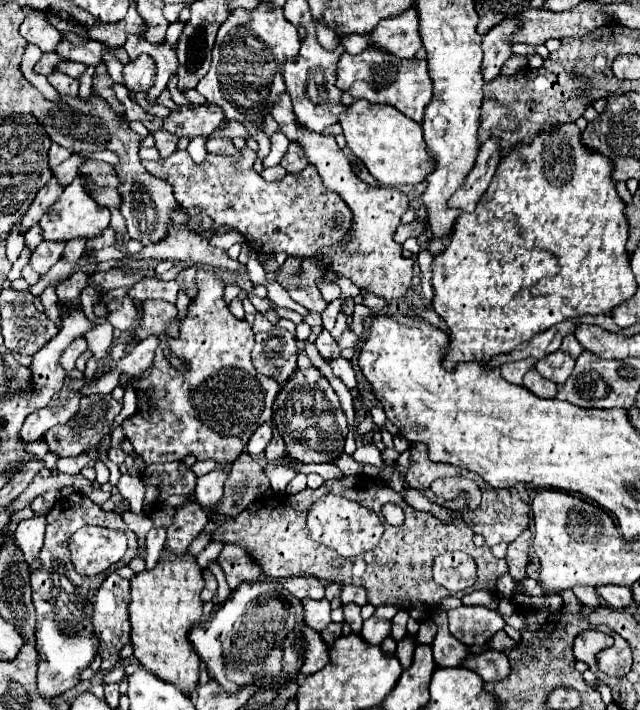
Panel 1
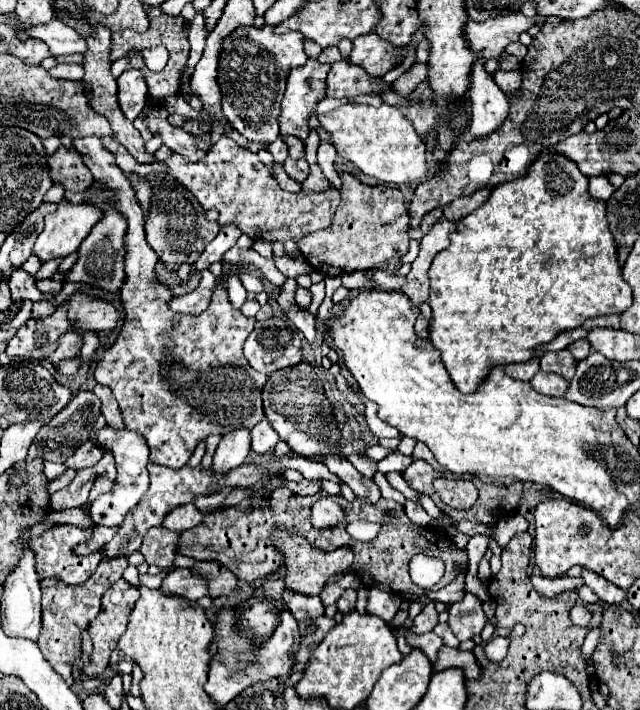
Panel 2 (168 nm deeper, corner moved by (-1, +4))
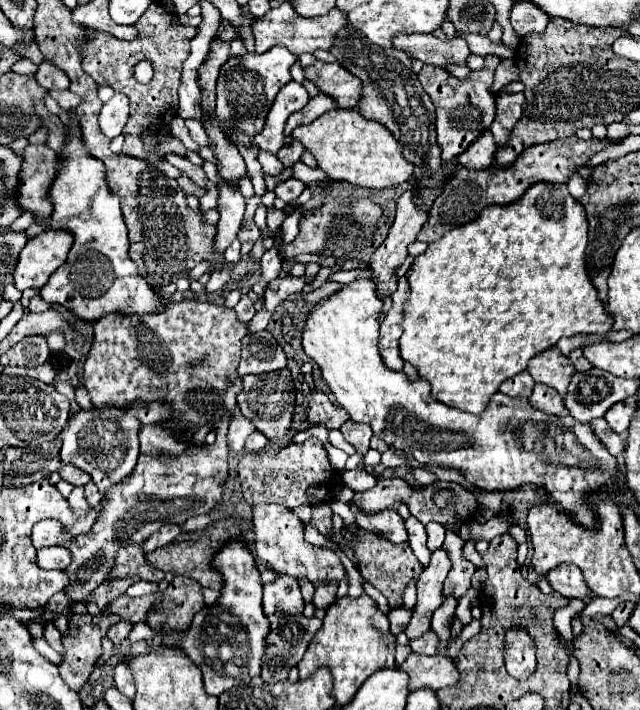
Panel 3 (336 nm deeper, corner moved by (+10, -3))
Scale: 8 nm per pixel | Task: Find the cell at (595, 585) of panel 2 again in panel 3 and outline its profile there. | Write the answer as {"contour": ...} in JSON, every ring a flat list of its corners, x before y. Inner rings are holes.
{"contour":[[567,563,557,565,553,571,547,573,545,579,549,581,549,585,557,593,561,593,565,597,575,597,575,599,587,601,589,595,591,595,589,587,587,587,587,583,583,579,581,569,577,565,573,565,573,563,569,563,569,565]]}

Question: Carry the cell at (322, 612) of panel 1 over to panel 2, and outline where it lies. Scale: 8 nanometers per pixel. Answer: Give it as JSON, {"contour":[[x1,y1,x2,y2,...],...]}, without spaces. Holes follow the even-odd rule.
{"contour":[[286,590,282,598,286,600,286,606,296,620,314,620,318,616,324,616,324,604,320,596,304,596]]}

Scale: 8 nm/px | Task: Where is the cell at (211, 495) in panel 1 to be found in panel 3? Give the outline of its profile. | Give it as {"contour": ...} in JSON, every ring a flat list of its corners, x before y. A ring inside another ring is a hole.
{"contour":[[237,413,231,423,229,423,229,449,231,451,241,451,245,445,247,435,251,435,255,431,253,423,249,419,245,419,241,413]]}

